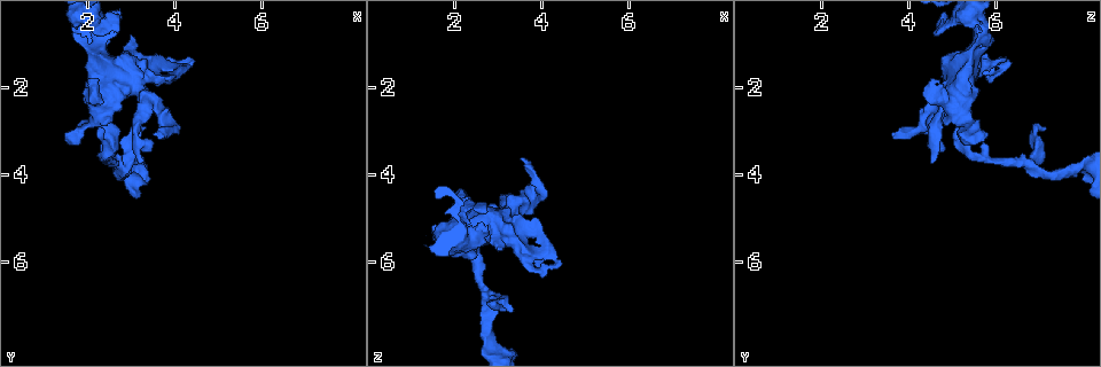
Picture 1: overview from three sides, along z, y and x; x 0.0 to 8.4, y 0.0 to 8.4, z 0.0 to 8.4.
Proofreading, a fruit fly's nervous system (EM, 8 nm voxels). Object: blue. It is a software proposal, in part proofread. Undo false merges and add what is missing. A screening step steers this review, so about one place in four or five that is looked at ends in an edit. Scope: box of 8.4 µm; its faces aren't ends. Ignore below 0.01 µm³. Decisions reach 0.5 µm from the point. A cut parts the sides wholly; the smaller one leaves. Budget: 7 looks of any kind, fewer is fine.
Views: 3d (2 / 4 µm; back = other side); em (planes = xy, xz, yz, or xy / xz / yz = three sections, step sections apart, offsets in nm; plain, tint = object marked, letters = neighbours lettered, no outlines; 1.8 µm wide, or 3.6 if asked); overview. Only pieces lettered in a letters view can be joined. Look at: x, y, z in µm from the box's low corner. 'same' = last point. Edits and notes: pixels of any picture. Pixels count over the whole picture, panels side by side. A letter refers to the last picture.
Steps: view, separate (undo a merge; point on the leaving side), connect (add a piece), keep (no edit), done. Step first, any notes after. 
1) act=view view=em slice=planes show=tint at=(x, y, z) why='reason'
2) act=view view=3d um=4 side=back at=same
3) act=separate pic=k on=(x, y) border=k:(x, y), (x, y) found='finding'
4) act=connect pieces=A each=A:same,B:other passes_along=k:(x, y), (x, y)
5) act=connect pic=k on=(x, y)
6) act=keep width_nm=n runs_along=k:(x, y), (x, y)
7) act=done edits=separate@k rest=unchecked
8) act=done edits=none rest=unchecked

act=view view=3d um=4 side=back at=(3.25, 3.75, 4.50) why='branch stops here'

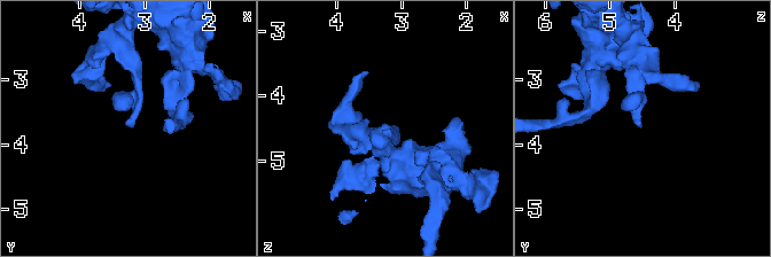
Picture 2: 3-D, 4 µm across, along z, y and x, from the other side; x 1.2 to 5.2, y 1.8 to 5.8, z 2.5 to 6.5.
act=view view=em slice=planes show=letters at=(3.25, 3.70, 4.55) why='shape alone is not enough'

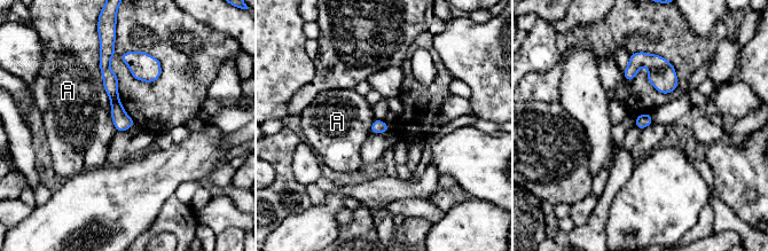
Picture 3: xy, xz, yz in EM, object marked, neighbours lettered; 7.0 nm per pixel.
act=keep width_nm=100 each=A:other runs_along=3:(103, 62), (124, 127) found='none of them fits'

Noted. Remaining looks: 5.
act=view view=3d um=2 at=(4.00, 1.70, 5.90) why='sudden change in width'

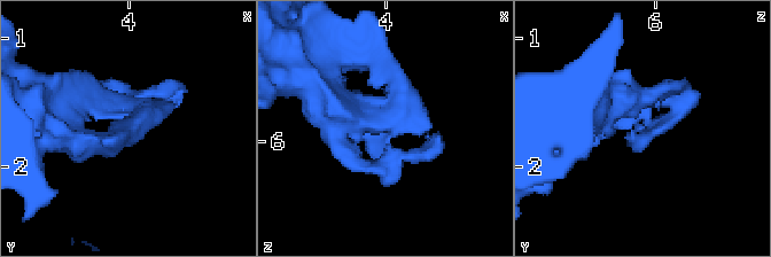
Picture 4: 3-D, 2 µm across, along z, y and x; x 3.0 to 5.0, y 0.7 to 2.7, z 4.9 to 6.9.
act=view view=em slice=planes show=tint at=(4.00, 1.76, 5.88)

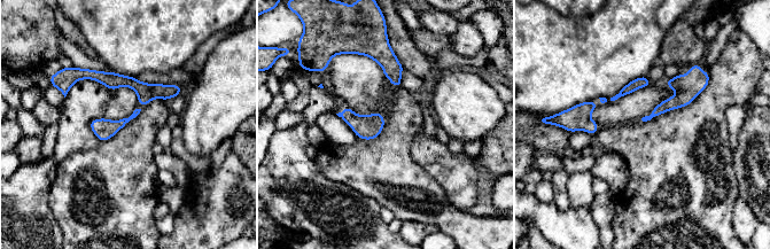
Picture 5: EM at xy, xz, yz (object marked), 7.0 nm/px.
act=view view=em slice=planes show=letters at=same why='see the neighbours'

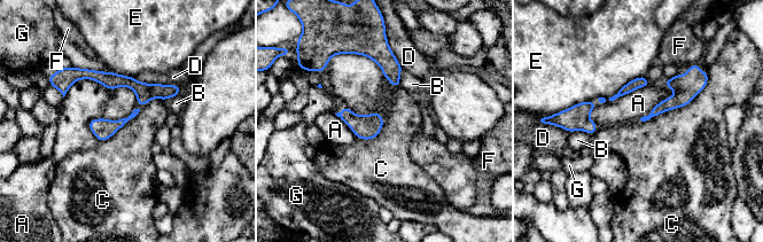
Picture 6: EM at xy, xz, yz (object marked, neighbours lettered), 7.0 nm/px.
act=keep each=A:other,B:other,C:other,D:other,E:other,F:other,G:other border=6:(708, 78), (686, 104), (639, 119) found='one neuron here'

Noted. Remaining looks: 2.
act=view view=em slice=xz step=16 show=tint at=(2.15, 1.80, 4.55) why='branch stops here'

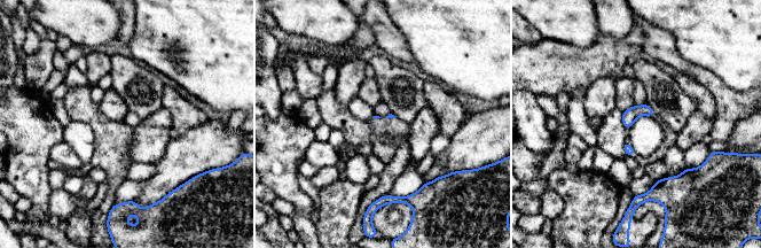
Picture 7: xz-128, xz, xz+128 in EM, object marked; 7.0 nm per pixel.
act=view view=em slice=planes show=letters at=same

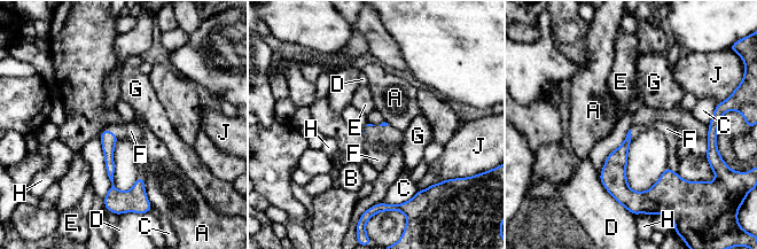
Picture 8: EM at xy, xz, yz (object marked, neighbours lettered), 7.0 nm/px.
act=connect pieces=F each=A:other,B:other,C:other,D:other,E:other,F:same,G:other,H:other,J:other passes_along=8:(108, 139), (114, 133), (131, 131) found='the neuron continues'

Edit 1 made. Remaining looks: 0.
act=done edits=connect@8 rest=unchecked

